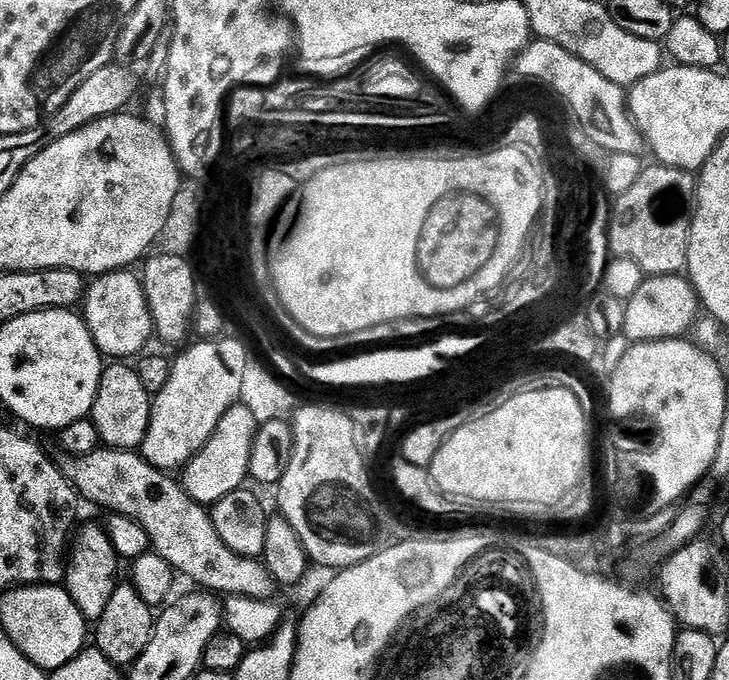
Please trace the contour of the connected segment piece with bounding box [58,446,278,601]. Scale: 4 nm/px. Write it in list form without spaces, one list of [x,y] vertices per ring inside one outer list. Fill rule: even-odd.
[[[100,446],[95,452],[85,456],[61,455],[58,467],[61,474],[72,483],[73,488],[81,497],[84,496],[92,504],[100,508],[109,508],[109,513],[126,518],[134,518],[152,543],[151,551],[157,552],[165,562],[172,567],[173,572],[193,580],[193,585],[207,590],[213,594],[225,592],[225,597],[242,597],[271,601],[278,591],[276,579],[264,564],[263,559],[254,556],[243,556],[226,546],[226,542],[219,537],[212,521],[212,513],[205,505],[200,504],[185,490],[179,479],[173,478],[169,473],[155,468],[153,464],[144,461],[143,455],[132,450],[121,450]]]

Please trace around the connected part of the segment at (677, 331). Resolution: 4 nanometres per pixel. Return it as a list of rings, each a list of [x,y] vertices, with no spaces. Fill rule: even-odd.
[[[649,275],[634,290],[634,294],[624,305],[625,324],[623,339],[632,344],[654,342],[655,340],[678,340],[689,335],[688,331],[696,324],[696,319],[702,316],[700,295],[692,285],[687,275]]]

